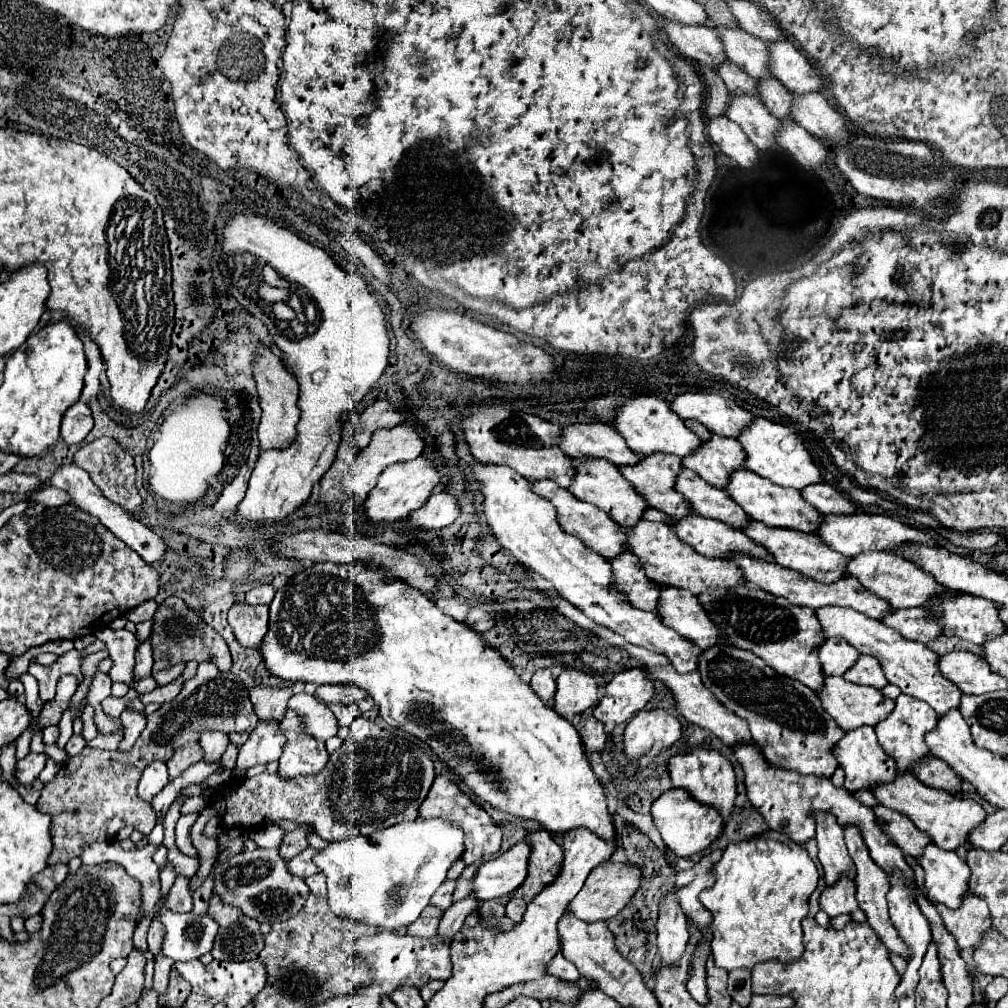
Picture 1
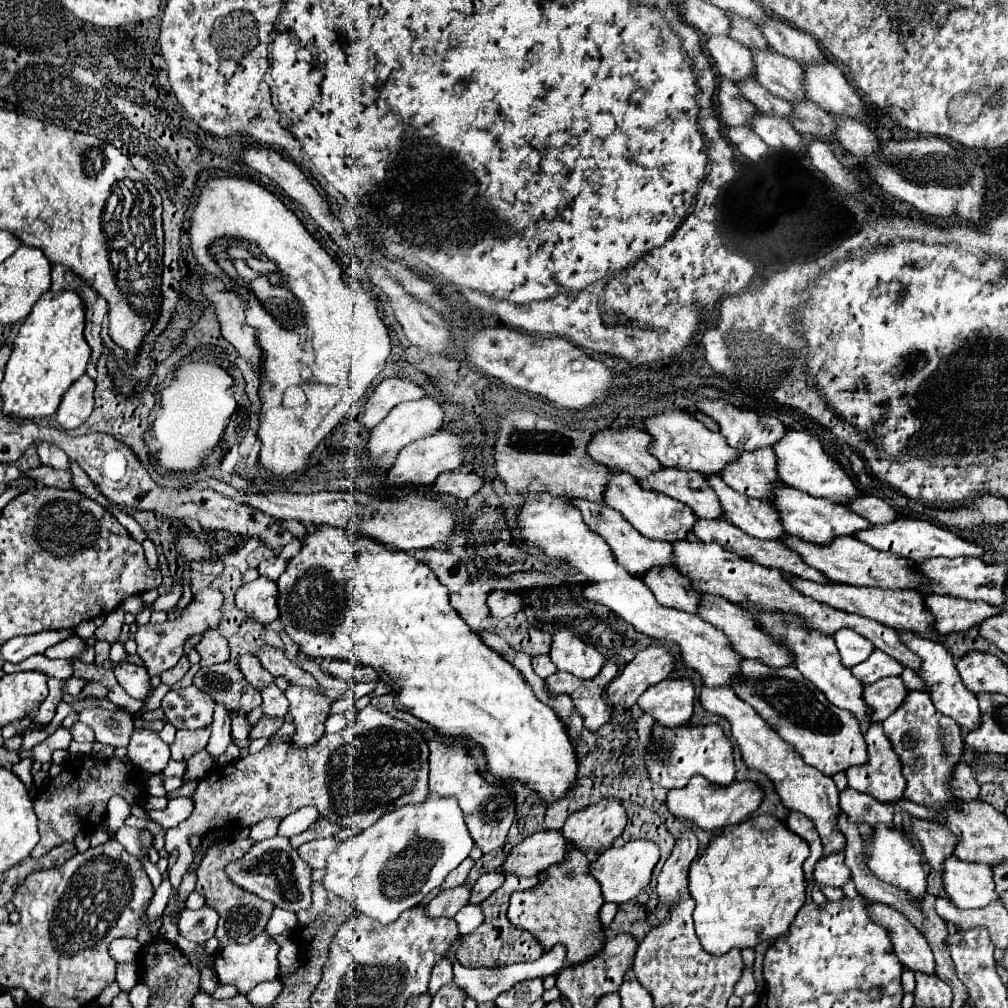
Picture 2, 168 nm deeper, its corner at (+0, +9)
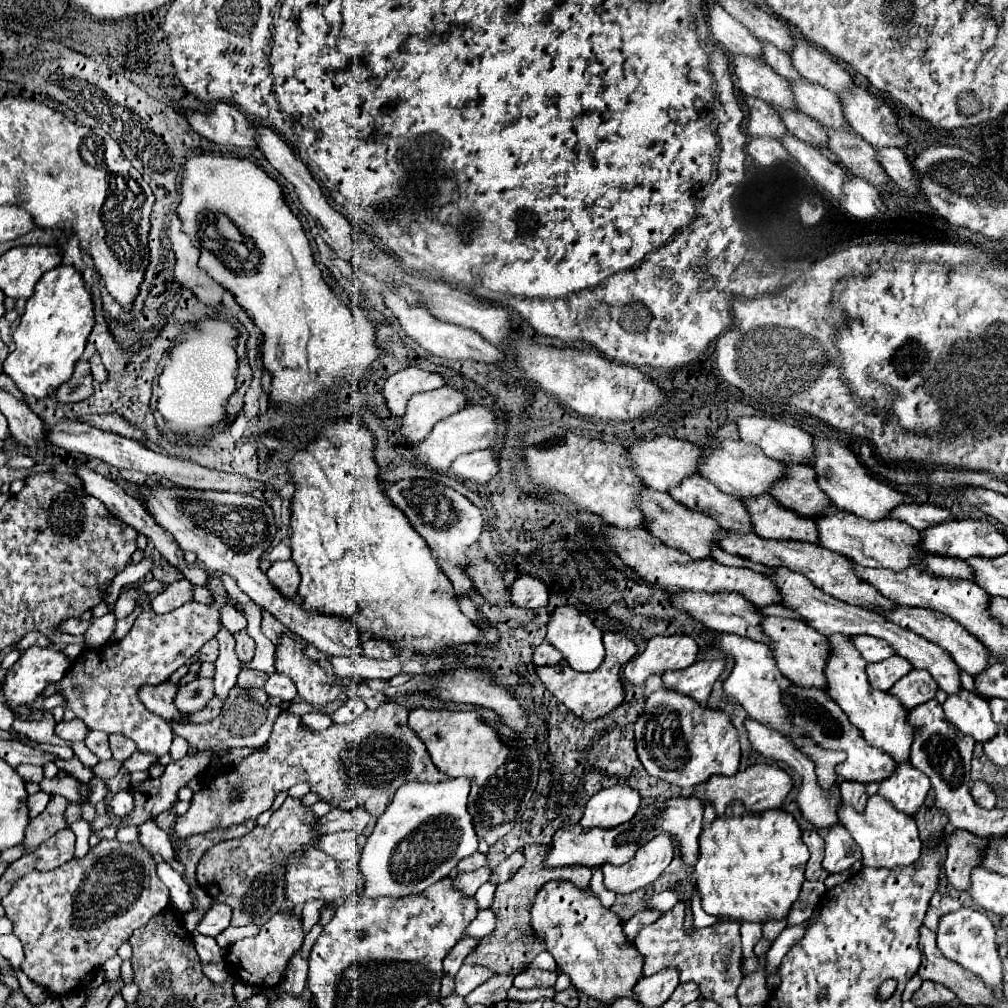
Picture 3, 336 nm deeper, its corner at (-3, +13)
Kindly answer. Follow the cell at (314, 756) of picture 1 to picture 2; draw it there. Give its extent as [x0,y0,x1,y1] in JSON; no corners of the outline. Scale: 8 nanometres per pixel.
[284,685,332,747]

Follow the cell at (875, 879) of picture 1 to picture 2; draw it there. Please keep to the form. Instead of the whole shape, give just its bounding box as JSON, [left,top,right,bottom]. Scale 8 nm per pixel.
[868,903,936,975]

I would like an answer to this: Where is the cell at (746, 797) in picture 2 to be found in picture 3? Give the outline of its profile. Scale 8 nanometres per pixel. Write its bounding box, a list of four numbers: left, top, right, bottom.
[693,765,793,815]

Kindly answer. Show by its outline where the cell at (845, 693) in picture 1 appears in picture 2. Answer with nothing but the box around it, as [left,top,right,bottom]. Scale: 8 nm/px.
[864,677,908,723]

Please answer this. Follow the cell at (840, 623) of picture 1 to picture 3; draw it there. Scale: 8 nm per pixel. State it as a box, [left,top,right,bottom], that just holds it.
[943,689,997,743]

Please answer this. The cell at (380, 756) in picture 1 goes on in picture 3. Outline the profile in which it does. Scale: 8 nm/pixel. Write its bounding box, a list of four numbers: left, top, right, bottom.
[173,703,445,841]

